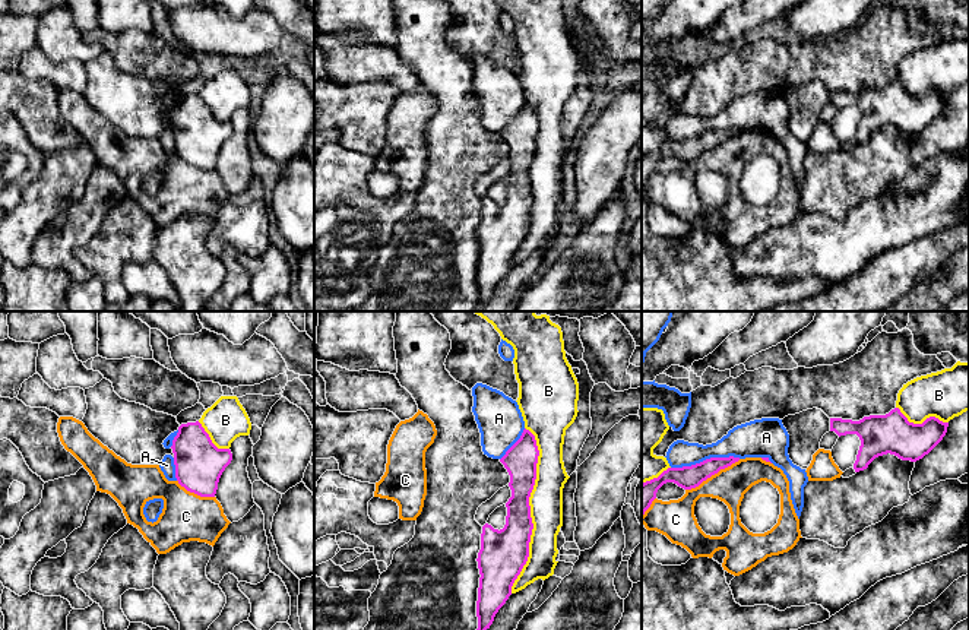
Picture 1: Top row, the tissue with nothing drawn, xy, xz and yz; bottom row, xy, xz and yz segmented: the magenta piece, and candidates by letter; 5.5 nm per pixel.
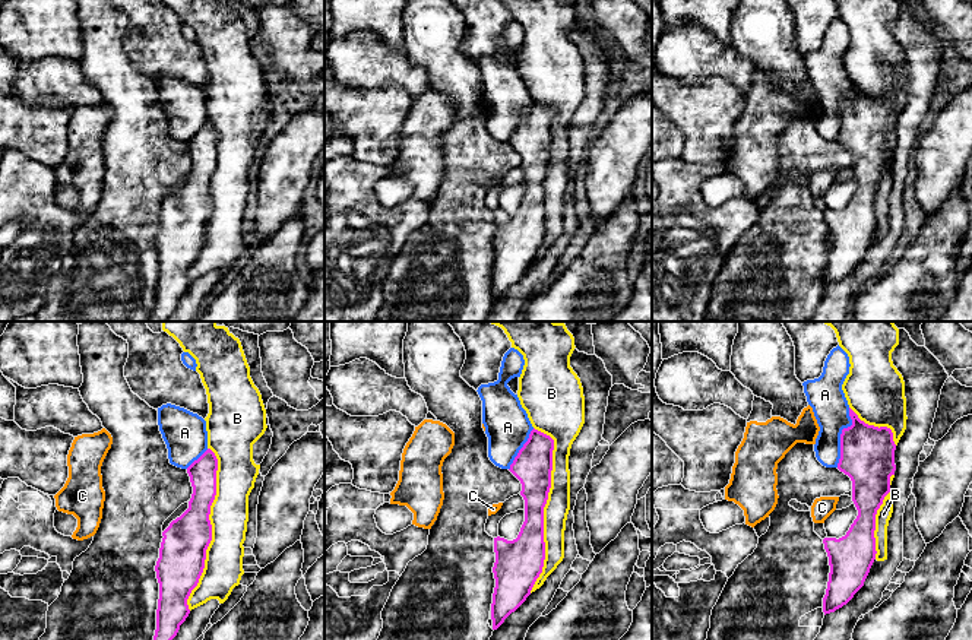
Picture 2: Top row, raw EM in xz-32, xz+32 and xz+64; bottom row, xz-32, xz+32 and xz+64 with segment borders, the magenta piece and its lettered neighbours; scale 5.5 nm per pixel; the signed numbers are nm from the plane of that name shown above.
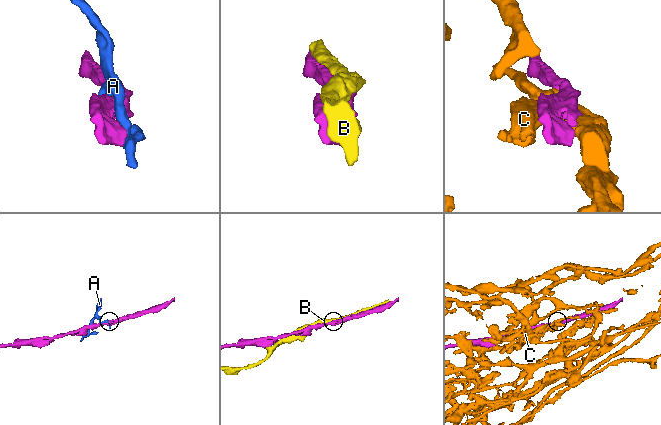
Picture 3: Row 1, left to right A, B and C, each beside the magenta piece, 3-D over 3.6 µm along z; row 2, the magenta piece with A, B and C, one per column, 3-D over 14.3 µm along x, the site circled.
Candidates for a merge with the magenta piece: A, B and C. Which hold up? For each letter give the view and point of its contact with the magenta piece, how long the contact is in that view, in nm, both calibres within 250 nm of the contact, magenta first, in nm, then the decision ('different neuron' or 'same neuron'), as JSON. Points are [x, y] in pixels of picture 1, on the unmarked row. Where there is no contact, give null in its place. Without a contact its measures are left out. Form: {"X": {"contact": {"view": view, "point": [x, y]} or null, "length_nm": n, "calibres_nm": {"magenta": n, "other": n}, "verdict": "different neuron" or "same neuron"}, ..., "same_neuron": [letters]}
{"A": {"contact": {"view": "yz", "point": [706, 132]}, "length_nm": 380, "calibres_nm": {"magenta": 130, "other": 190}, "verdict": "different neuron"}, "B": {"contact": {"view": "xz", "point": [529, 183]}, "length_nm": 900, "calibres_nm": {"magenta": 240, "other": 180}, "verdict": "different neuron"}, "C": {"contact": {"view": "yz", "point": [712, 146]}, "length_nm": 340, "calibres_nm": {"magenta": 130, "other": 190}, "verdict": "different neuron"}, "same_neuron": []}

